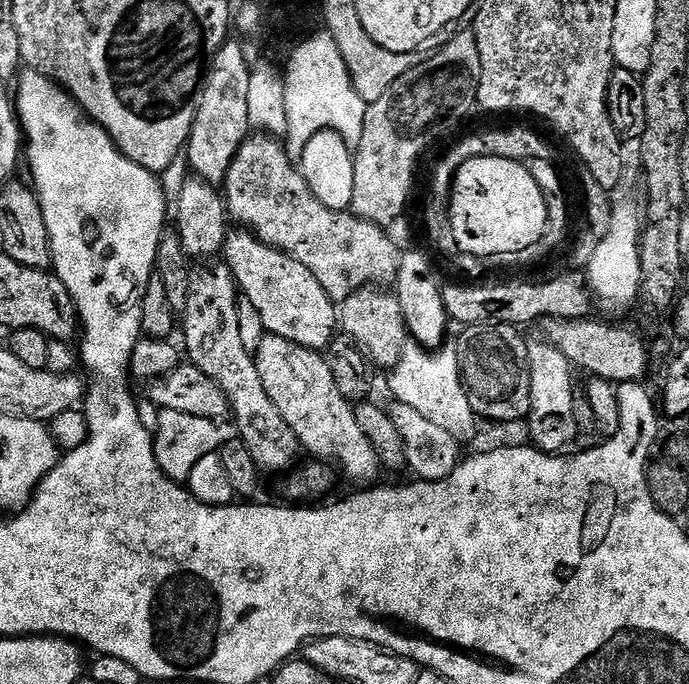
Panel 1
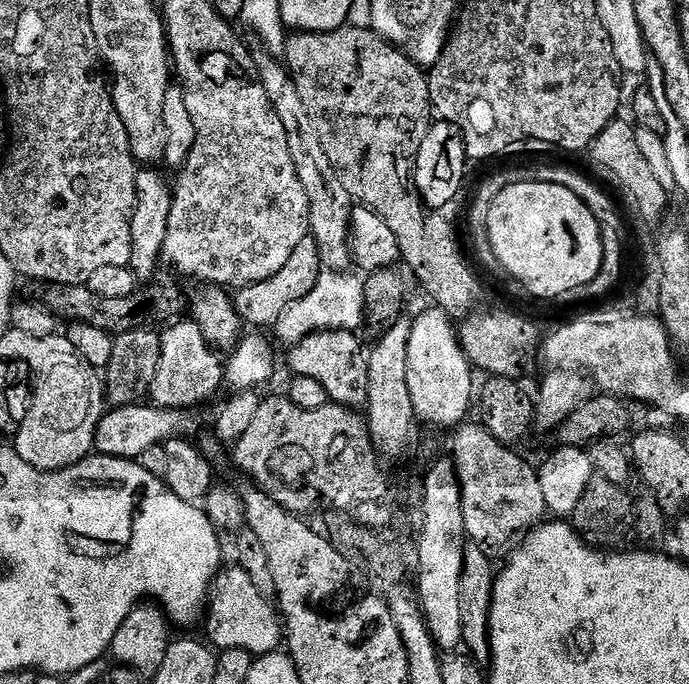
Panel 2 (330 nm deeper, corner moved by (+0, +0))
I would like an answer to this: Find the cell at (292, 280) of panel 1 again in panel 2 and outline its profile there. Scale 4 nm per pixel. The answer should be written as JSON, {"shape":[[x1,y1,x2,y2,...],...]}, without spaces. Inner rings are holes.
{"shape":[[321,331,309,334,287,350,288,364,295,375,322,382,329,401,344,408,363,409,368,403,368,358,355,331]]}

